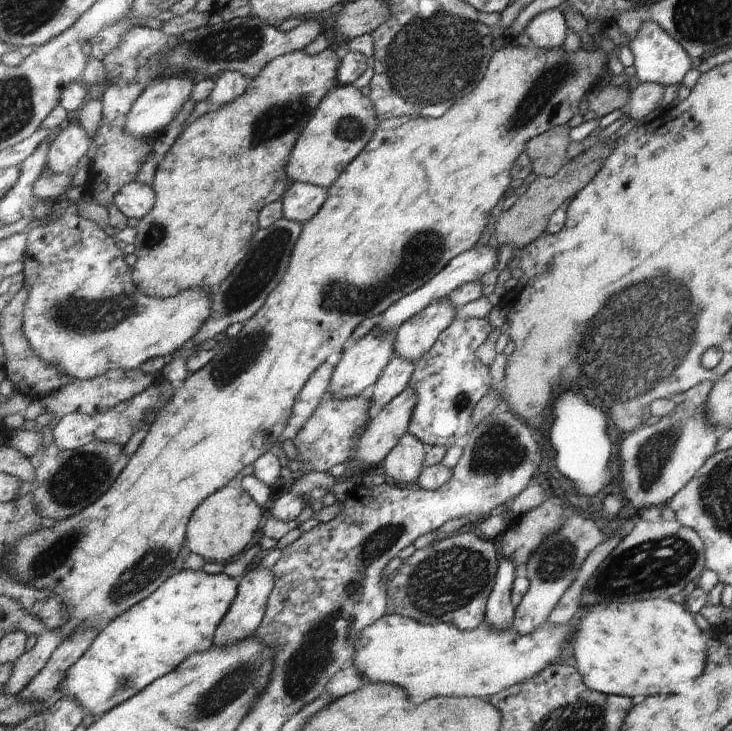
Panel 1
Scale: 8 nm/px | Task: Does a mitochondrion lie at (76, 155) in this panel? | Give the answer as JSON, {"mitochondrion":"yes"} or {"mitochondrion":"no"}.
{"mitochondrion":"no"}

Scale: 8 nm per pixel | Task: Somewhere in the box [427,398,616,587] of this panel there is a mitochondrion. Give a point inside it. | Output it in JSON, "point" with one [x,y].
{"point":[497,449]}

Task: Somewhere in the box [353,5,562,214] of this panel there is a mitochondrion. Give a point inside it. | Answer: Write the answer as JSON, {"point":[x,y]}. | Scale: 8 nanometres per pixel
{"point":[415,66]}

